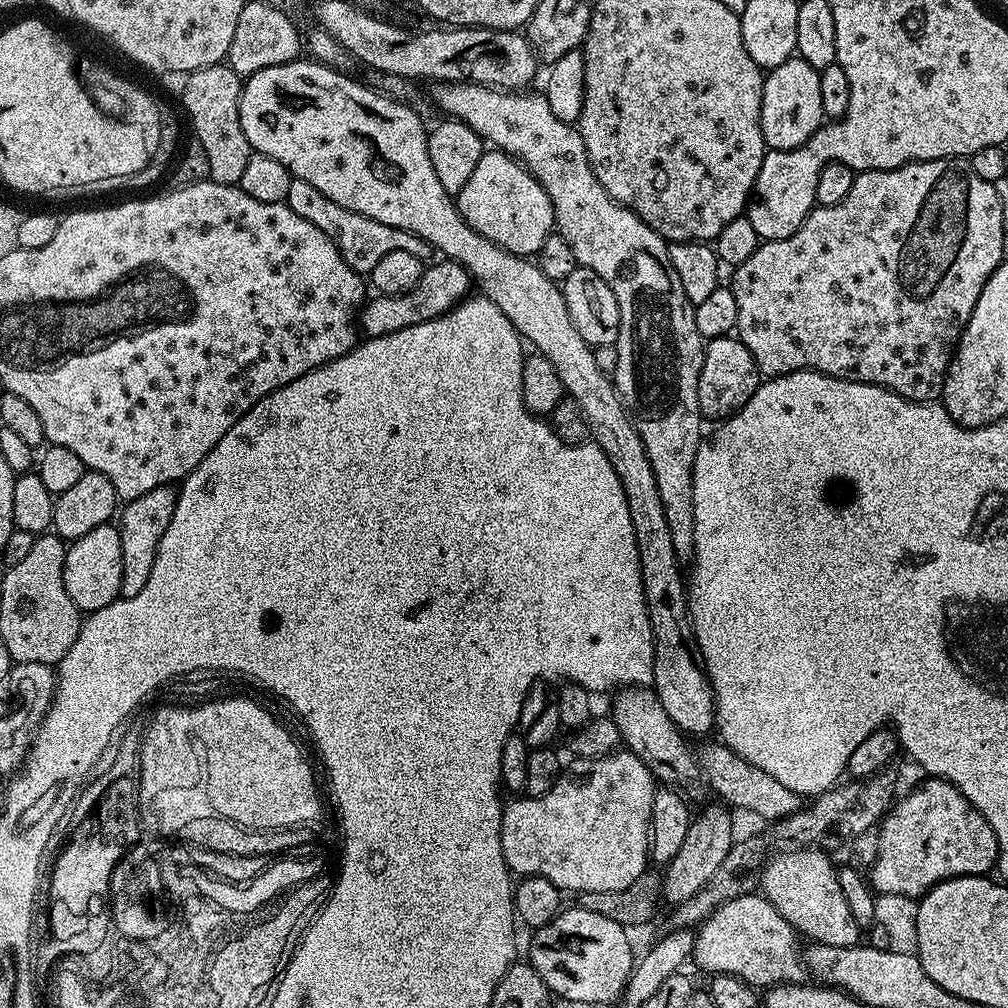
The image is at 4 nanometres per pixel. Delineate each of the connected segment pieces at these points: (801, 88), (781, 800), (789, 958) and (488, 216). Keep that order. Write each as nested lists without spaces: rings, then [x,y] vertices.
[[[792,55],[782,66],[771,69],[764,77],[762,90],[762,138],[764,147],[768,150],[794,150],[806,143],[815,132],[825,123],[826,117],[822,110],[822,86],[818,82],[820,69],[810,66],[801,56]]]
[[[723,742],[715,743],[702,745],[700,752],[698,748],[698,768],[703,775],[704,772],[708,775],[709,786],[721,796],[717,797],[729,809],[741,808],[752,816],[761,816],[764,822],[785,819],[801,809],[802,797],[790,790],[790,786],[782,786],[778,778],[766,774],[766,770],[758,770],[758,766],[746,762],[746,758],[739,756]]]
[[[763,894],[735,897],[718,906],[695,933],[696,941],[692,947],[691,959],[708,974],[730,974],[742,978],[757,990],[767,990],[773,984],[799,984],[805,979],[806,969],[802,955],[802,940],[795,928],[774,910],[774,906]]]
[[[486,150],[470,174],[470,182],[454,197],[462,218],[475,232],[516,256],[535,257],[542,242],[553,235],[556,215],[546,190],[524,165],[499,150]]]

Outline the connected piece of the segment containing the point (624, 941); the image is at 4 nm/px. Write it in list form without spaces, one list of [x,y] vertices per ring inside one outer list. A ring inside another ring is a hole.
[[[565,907],[531,936],[527,963],[541,976],[553,997],[593,1006],[612,1004],[623,997],[634,963],[632,944],[628,941],[630,932],[623,924],[610,922],[610,918],[594,914],[594,910]]]

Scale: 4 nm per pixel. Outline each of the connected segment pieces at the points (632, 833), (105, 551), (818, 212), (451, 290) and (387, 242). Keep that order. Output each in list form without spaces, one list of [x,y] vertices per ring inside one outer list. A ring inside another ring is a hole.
[[[617,750],[597,760],[576,758],[573,761],[561,771],[558,782],[554,782],[546,795],[516,798],[513,804],[503,805],[500,833],[508,870],[520,878],[545,876],[565,893],[626,890],[626,886],[638,882],[650,864],[648,823],[657,781],[648,766],[627,750]]]
[[[111,523],[95,527],[73,541],[65,551],[63,584],[76,608],[91,614],[119,597],[122,572],[122,542],[119,527]]]
[[[960,158],[951,160],[917,160],[915,164],[904,164],[901,168],[891,168],[881,172],[861,172],[850,186],[850,194],[834,206],[819,206],[802,222],[802,226],[790,238],[766,240],[746,258],[746,262],[735,265],[730,281],[734,302],[738,302],[738,322],[735,335],[750,350],[761,377],[771,378],[785,376],[791,372],[821,372],[834,378],[853,380],[863,384],[878,384],[888,388],[907,400],[917,402],[936,402],[941,399],[944,390],[944,379],[960,335],[968,325],[970,314],[982,294],[982,286],[994,274],[994,270],[1006,258],[1004,252],[1006,233],[1002,224],[1002,203],[995,186],[978,178],[971,163]]]
[[[447,258],[439,261],[441,264],[429,263],[425,267],[422,278],[414,290],[397,296],[373,295],[358,313],[358,328],[365,337],[389,336],[398,330],[406,330],[410,326],[418,326],[435,316],[442,316],[456,307],[461,300],[469,295],[470,277],[461,264]]]
[[[293,178],[290,182],[290,194],[286,201],[288,208],[298,214],[298,218],[306,218],[306,222],[314,222],[330,242],[346,258],[346,262],[354,271],[361,274],[370,274],[374,266],[378,266],[385,254],[390,254],[393,250],[410,250],[419,260],[427,261],[428,255],[434,252],[432,245],[428,244],[413,232],[398,230],[394,226],[386,226],[377,220],[366,218],[354,210],[346,210],[346,206],[338,206],[338,202],[330,202],[322,190],[310,186],[310,182]]]

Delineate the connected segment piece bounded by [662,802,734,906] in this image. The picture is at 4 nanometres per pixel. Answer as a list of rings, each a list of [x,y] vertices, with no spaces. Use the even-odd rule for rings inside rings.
[[[715,802],[709,808],[697,811],[692,818],[690,830],[686,830],[686,839],[678,854],[674,854],[672,861],[667,864],[662,872],[662,900],[668,906],[675,906],[686,899],[691,898],[698,890],[706,886],[714,872],[726,859],[726,854],[731,850],[734,843],[732,836],[732,816],[723,803]],[[732,815],[732,816],[731,816]]]

